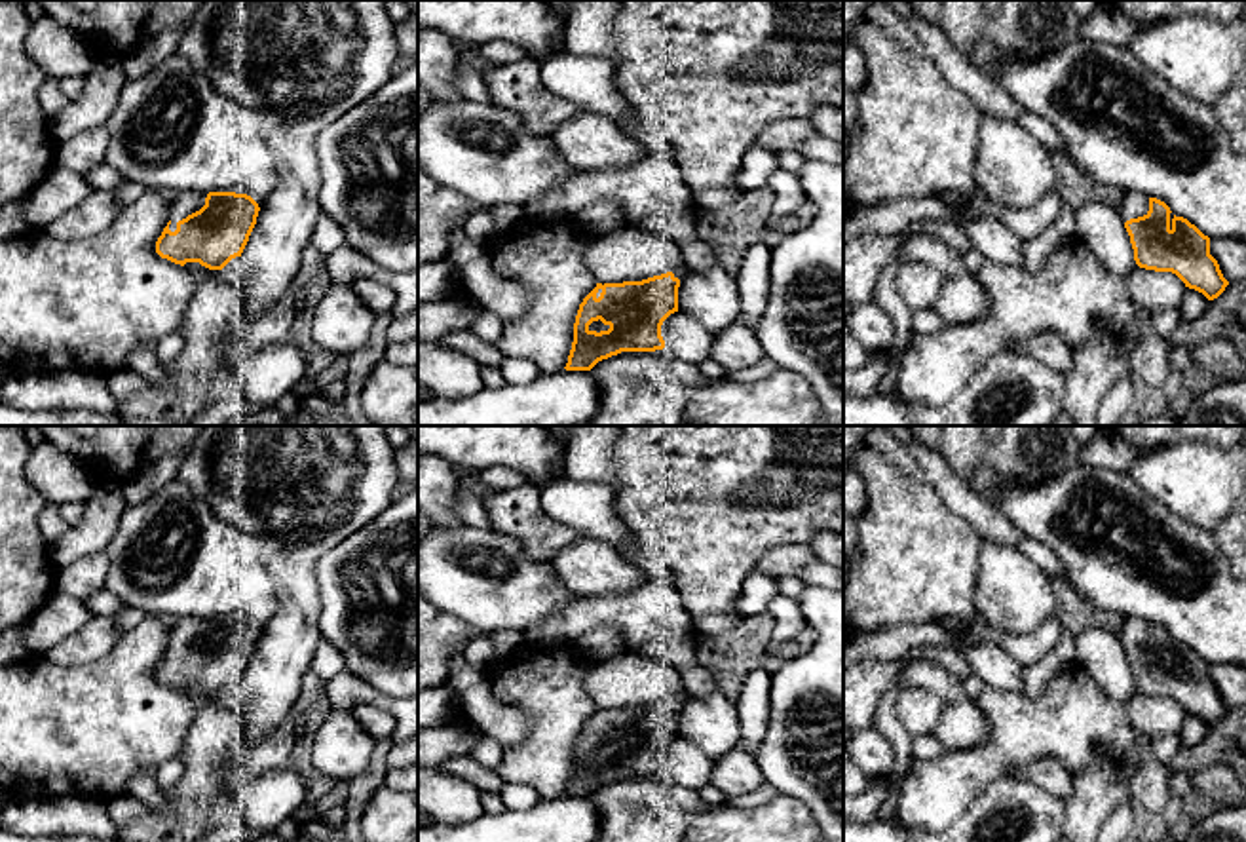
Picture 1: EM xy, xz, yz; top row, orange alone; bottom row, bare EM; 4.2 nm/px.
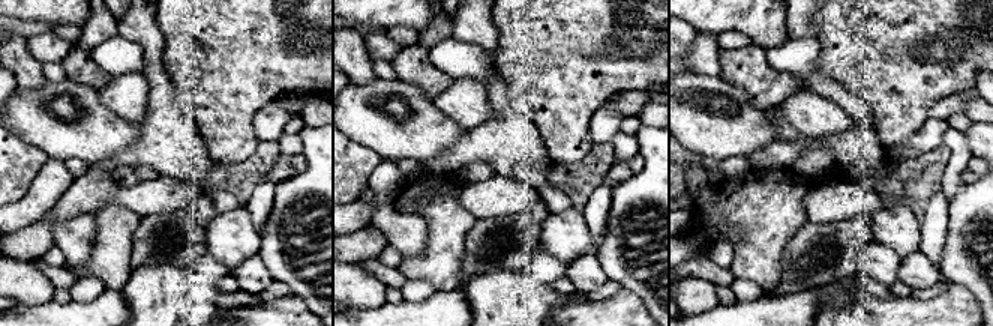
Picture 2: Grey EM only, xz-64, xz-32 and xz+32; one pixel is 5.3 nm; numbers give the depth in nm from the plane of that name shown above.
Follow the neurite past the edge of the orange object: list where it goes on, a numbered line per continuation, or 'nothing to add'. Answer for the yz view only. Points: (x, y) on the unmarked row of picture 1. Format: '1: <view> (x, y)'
1: yz (1134, 630)

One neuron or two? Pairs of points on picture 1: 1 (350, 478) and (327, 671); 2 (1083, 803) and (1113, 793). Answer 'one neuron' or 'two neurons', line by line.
1: two neurons
2: one neuron

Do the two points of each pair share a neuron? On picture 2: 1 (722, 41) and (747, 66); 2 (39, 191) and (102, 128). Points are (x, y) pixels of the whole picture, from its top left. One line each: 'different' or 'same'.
1: different
2: different

